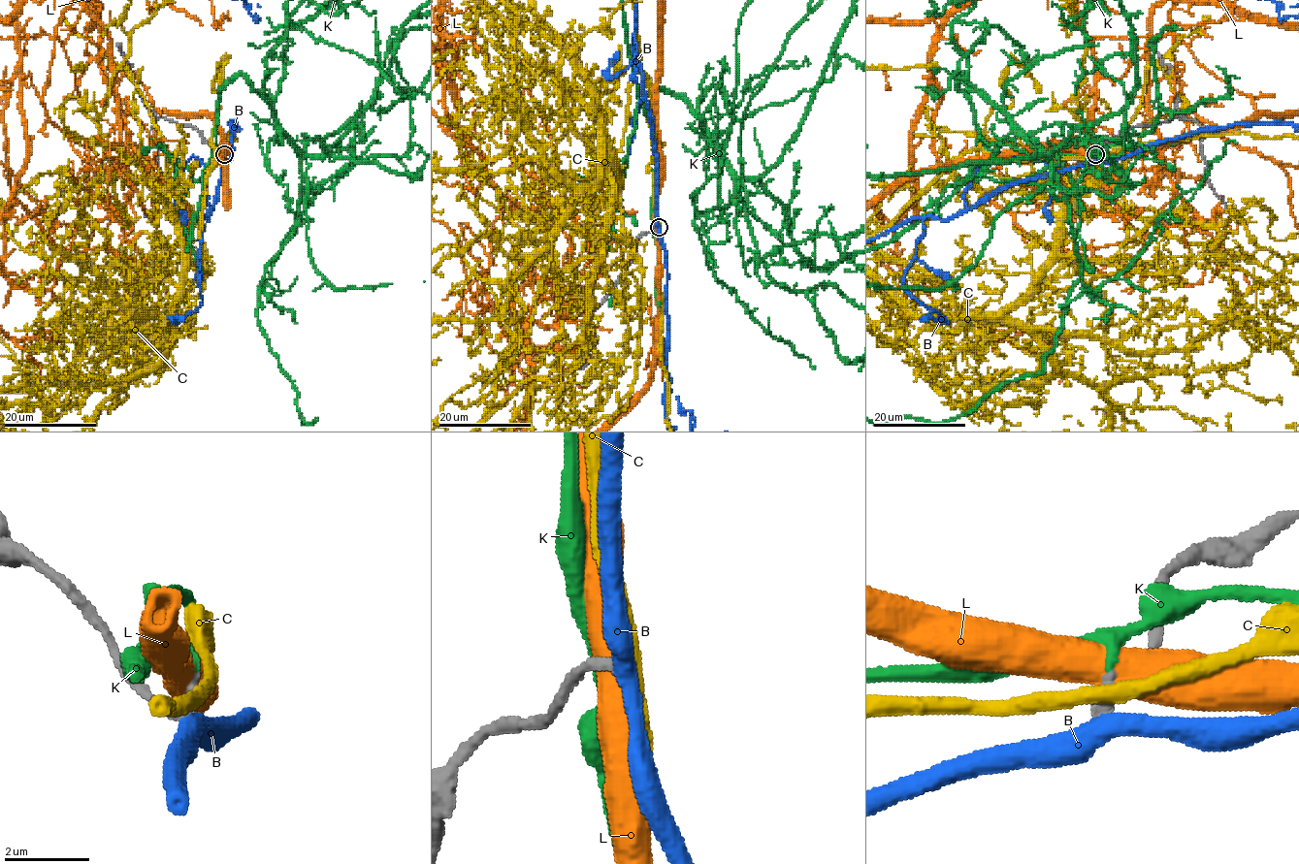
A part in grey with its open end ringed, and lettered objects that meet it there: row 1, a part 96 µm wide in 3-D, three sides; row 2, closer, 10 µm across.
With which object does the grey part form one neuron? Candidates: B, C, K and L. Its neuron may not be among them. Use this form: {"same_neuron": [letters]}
{"same_neuron": ["K"]}

